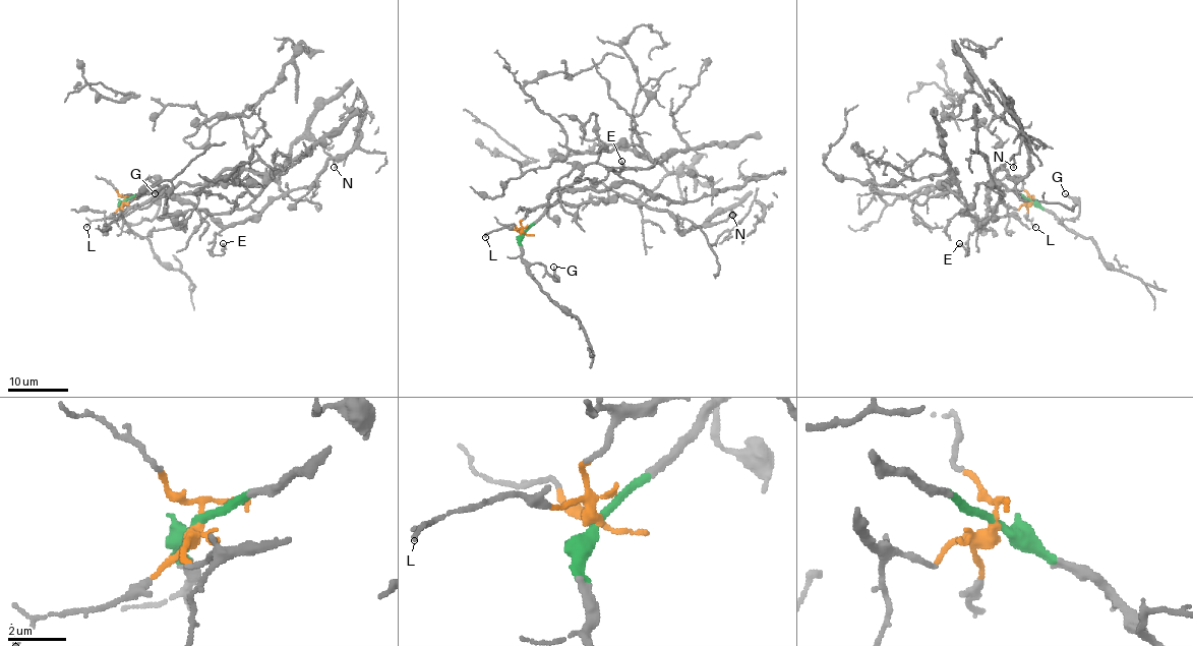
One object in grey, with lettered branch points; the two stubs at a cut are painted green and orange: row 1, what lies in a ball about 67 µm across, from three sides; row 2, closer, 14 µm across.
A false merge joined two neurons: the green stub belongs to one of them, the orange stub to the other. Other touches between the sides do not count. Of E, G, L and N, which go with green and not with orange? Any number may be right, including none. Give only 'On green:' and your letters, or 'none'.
On green: E, G

